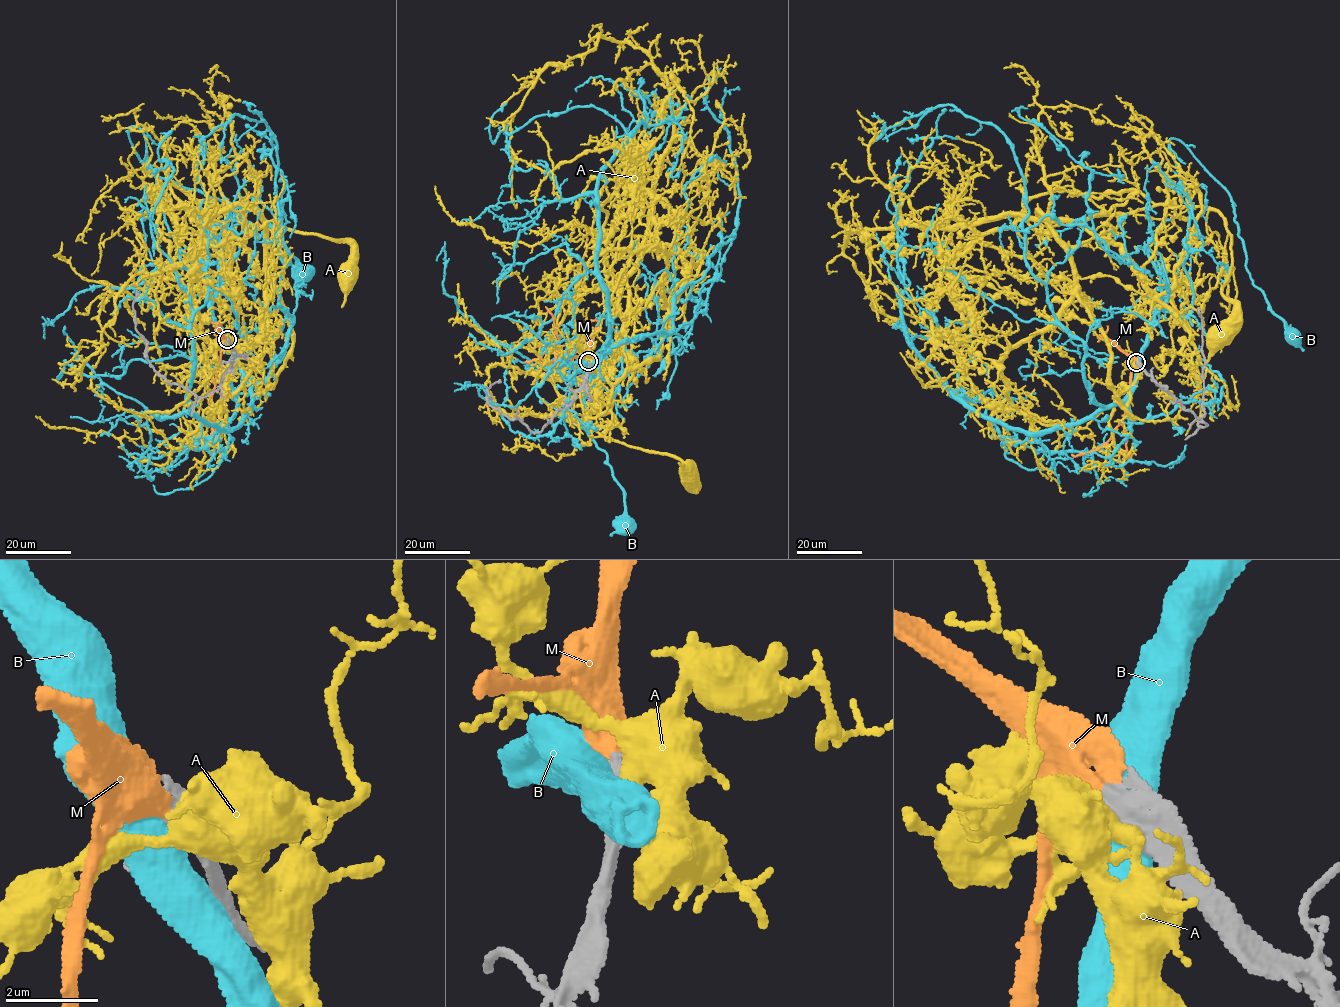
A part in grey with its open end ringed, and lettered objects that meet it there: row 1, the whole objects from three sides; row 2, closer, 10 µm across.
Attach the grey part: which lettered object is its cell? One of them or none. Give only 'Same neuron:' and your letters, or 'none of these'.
Same neuron: M

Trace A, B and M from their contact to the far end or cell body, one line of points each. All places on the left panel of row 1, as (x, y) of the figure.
A: (229, 342), (265, 390), (293, 347), (260, 215), (160, 205), (149, 188), (339, 239), (351, 271)
B: (228, 341), (207, 294), (181, 262), (143, 133), (131, 126), (128, 135), (145, 168), (218, 198), (305, 272)
M: (227, 340), (222, 343), (212, 394), (214, 410), (210, 437), (198, 450), (193, 450)

